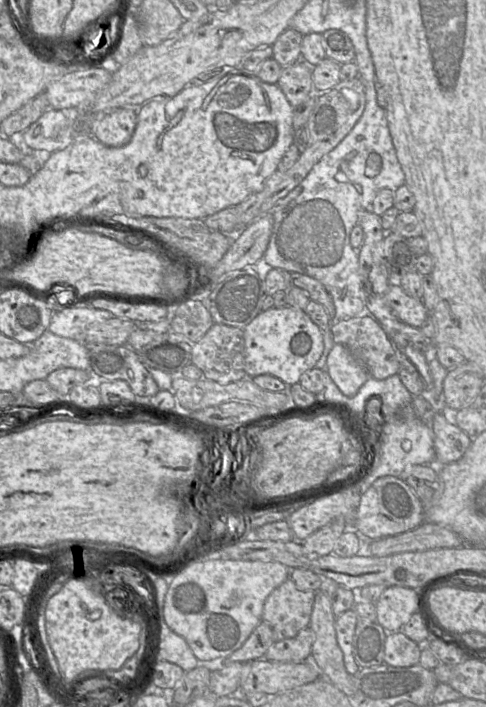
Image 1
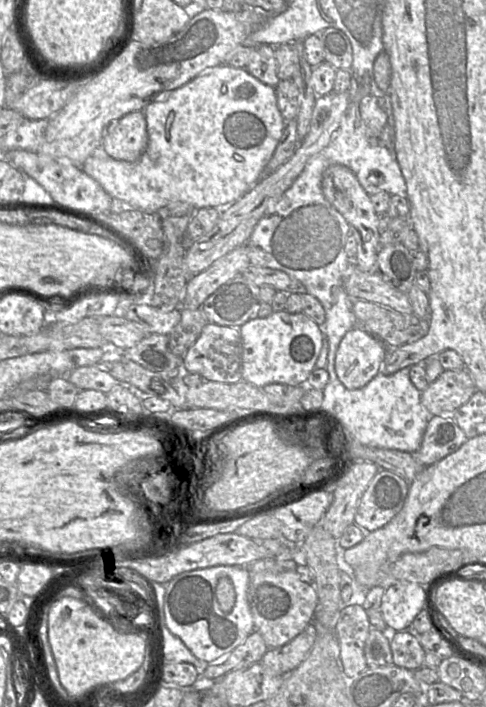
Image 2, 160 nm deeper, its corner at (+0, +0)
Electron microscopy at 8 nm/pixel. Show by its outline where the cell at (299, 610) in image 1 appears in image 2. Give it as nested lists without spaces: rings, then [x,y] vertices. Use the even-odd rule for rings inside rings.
[[[274,559],[258,560],[250,565],[248,603],[253,615],[254,630],[258,631],[268,647],[283,646],[313,621],[318,596],[313,584],[300,580],[296,571],[272,572]]]

